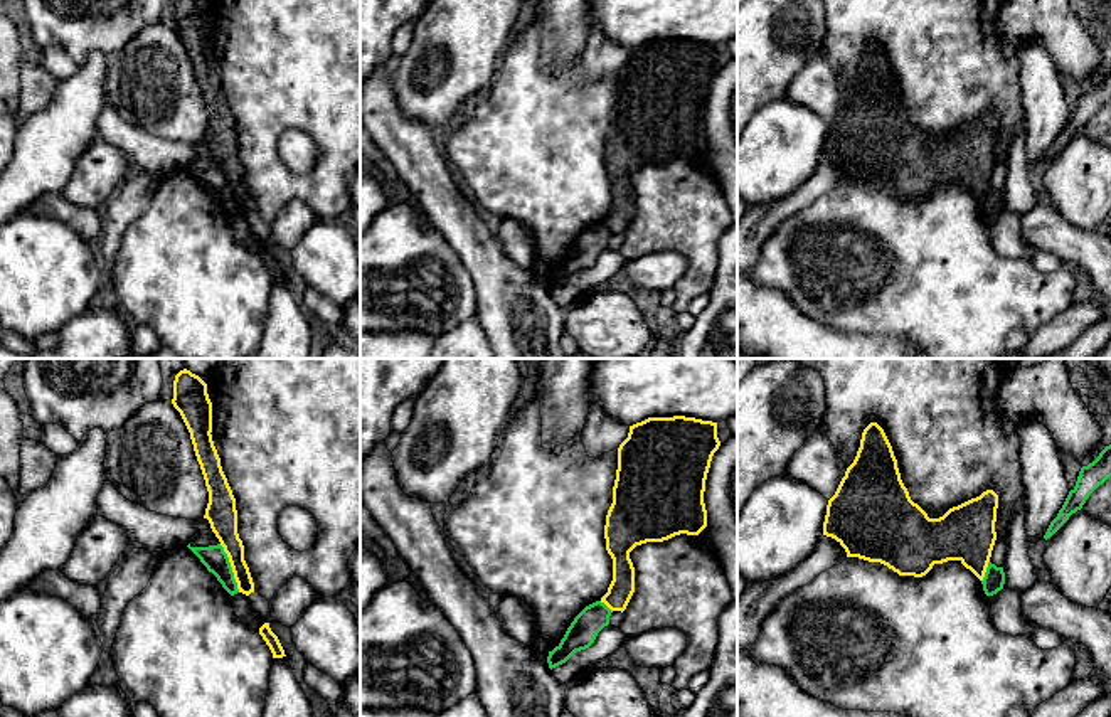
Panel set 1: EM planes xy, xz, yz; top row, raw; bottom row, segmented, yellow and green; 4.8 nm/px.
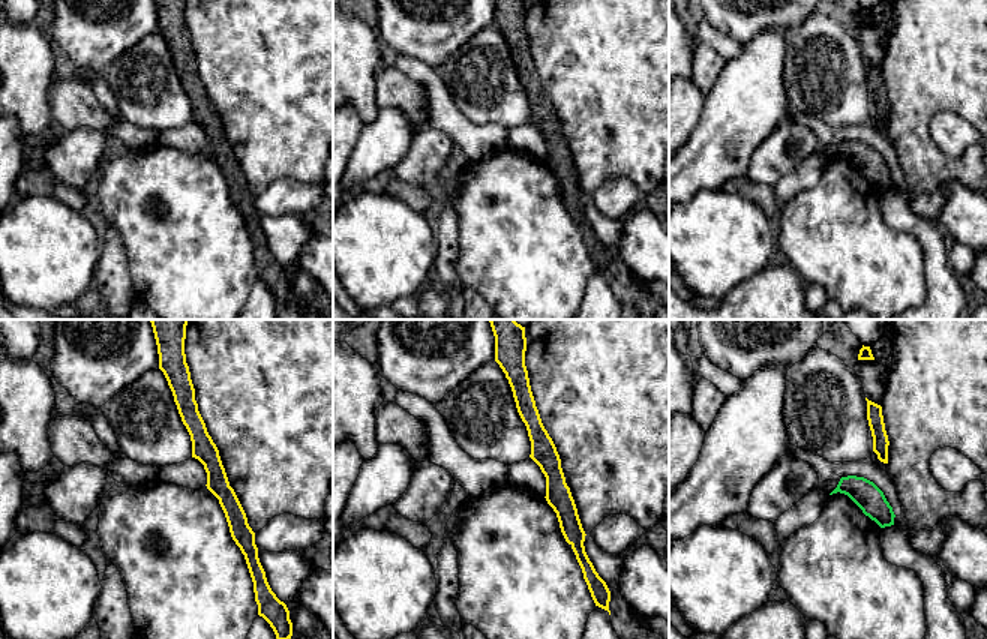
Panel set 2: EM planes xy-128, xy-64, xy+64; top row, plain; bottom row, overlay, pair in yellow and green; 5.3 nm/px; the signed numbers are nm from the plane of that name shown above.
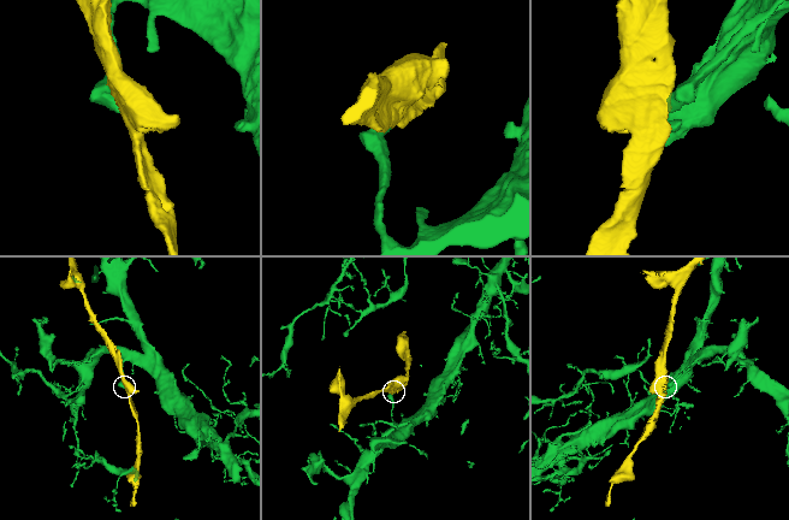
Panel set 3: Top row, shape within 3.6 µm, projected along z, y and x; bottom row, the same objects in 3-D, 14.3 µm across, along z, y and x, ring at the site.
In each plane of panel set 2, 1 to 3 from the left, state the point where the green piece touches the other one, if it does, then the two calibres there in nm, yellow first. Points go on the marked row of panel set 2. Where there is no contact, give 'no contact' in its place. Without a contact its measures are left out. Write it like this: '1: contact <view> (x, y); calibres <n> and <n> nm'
1: no contact
2: no contact
3: no contact

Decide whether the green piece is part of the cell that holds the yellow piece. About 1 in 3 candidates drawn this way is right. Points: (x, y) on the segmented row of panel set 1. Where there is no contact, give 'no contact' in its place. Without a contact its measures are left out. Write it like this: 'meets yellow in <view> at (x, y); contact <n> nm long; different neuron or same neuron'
meets yellow in xy at (231, 566); contact 260 nm long; different neuron

